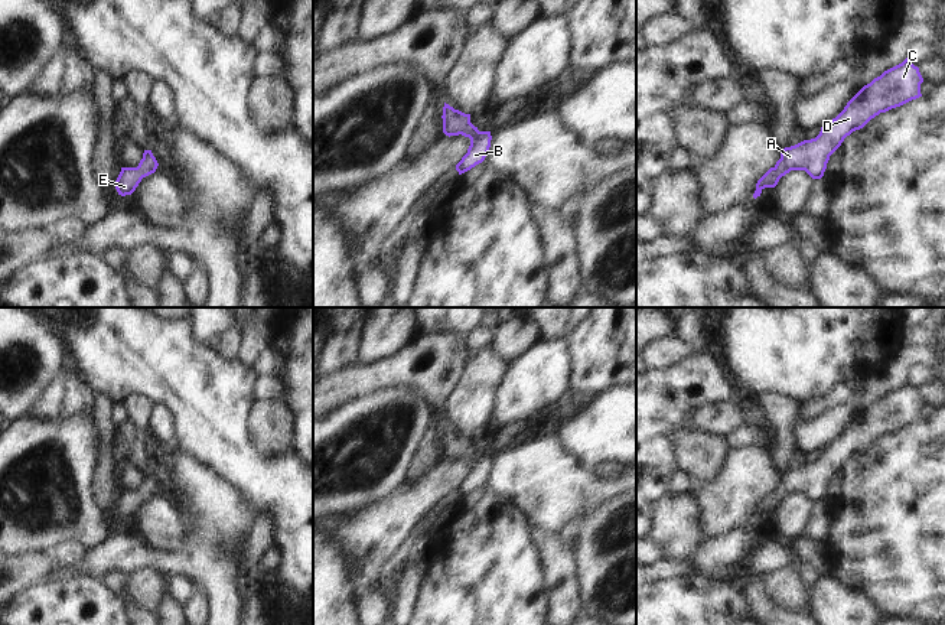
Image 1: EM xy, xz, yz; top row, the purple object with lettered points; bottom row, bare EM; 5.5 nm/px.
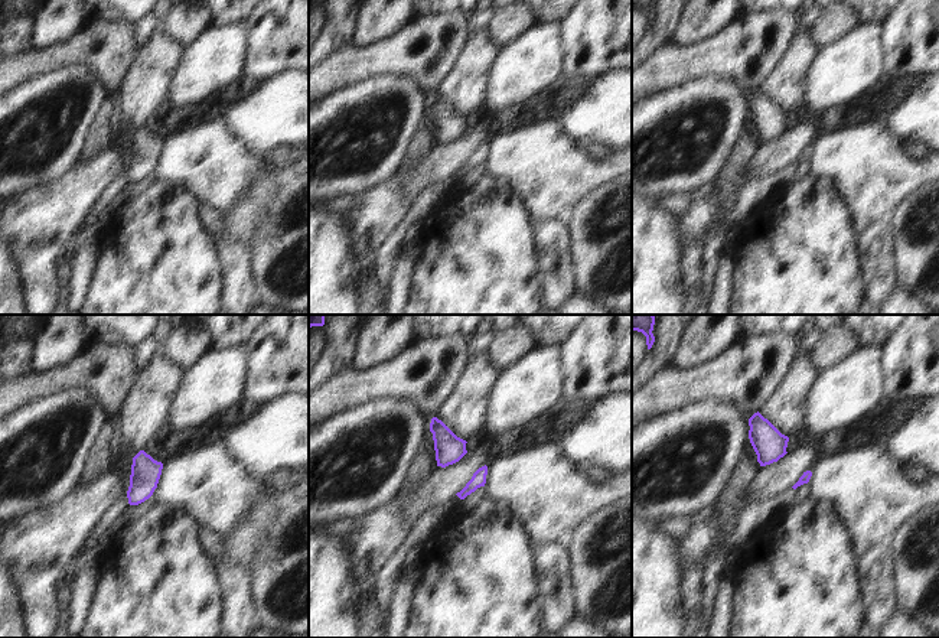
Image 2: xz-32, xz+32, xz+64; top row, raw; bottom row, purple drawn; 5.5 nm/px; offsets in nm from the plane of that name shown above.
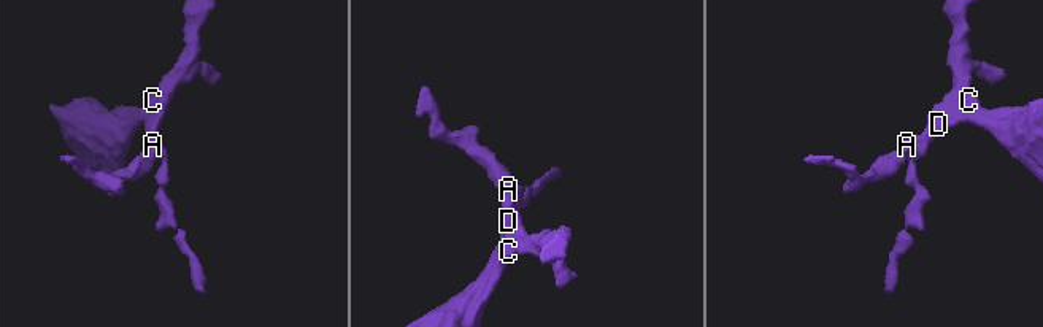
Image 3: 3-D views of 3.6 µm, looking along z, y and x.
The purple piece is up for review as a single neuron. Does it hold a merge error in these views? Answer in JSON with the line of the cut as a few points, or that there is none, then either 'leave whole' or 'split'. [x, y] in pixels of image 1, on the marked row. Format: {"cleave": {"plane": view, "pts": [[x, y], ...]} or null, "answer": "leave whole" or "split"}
{"cleave": null, "answer": "leave whole"}

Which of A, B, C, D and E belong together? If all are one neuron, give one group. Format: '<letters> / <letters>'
A B C D E

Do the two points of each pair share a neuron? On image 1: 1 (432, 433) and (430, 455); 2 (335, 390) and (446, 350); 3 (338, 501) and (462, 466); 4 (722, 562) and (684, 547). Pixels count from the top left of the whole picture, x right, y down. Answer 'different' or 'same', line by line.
1: same
2: same
3: different
4: different

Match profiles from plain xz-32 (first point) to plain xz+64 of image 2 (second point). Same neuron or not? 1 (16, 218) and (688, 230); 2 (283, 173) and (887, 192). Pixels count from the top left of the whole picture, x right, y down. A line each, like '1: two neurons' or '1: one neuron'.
1: one neuron
2: one neuron

